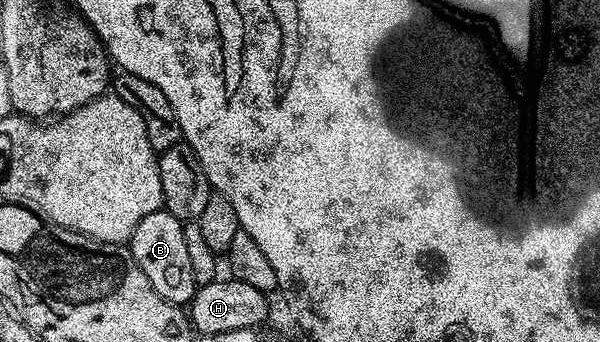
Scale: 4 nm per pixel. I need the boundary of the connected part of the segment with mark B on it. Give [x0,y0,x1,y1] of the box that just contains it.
[130,209,198,307]

